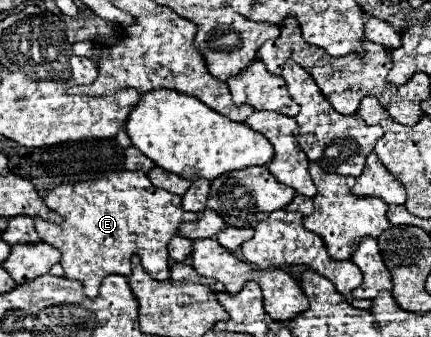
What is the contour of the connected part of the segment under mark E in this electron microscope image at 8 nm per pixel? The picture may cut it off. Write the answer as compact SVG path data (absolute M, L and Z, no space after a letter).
M114 171L108 173L106 177L94 179L94 181L84 181L84 183L74 183L74 185L60 185L52 189L46 197L44 203L60 213L64 217L64 223L52 225L46 223L44 219L34 219L36 231L40 239L52 247L58 247L62 253L62 267L68 279L76 279L82 283L84 293L94 299L98 297L100 283L106 275L124 275L128 277L130 271L130 259L132 255L138 255L142 259L144 269L148 271L150 277L158 281L168 281L170 279L170 257L168 257L168 241L178 233L180 223L184 221L196 221L198 213L188 213L182 209L180 203L182 197L170 195L168 191L158 191L142 171Z

